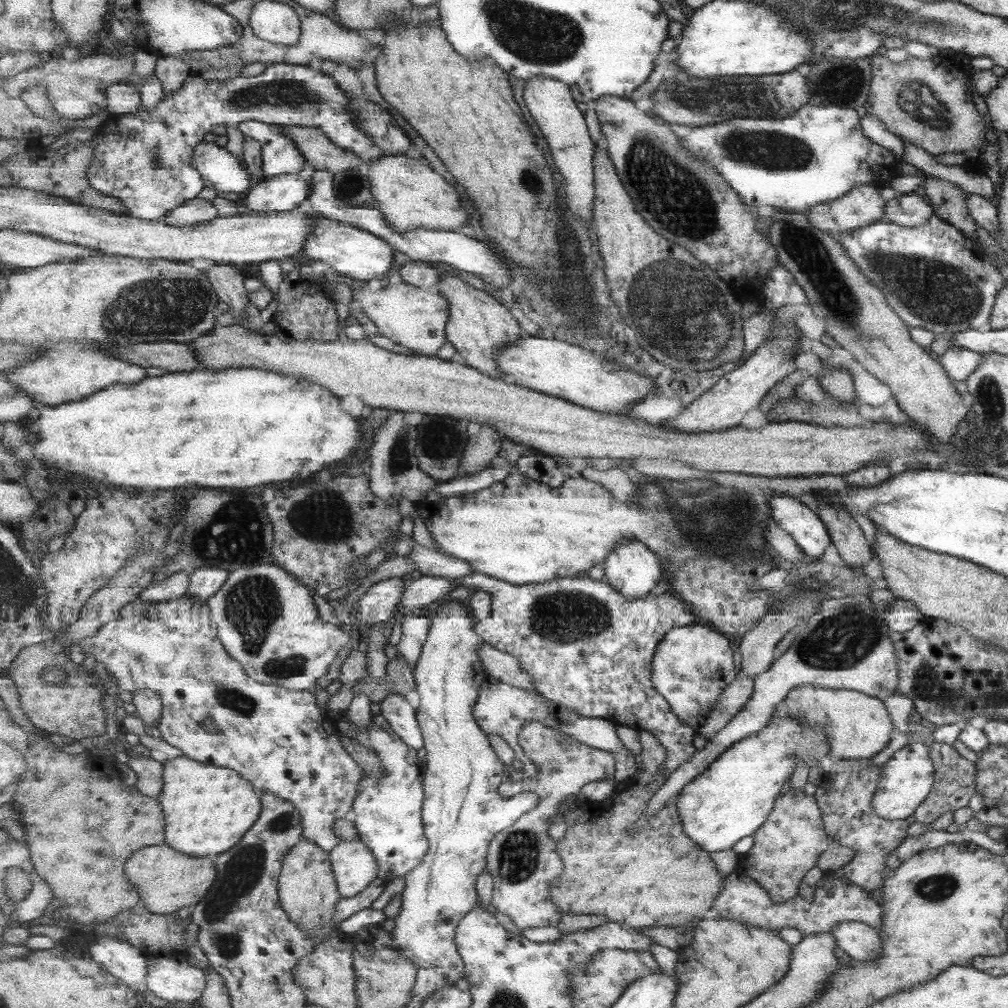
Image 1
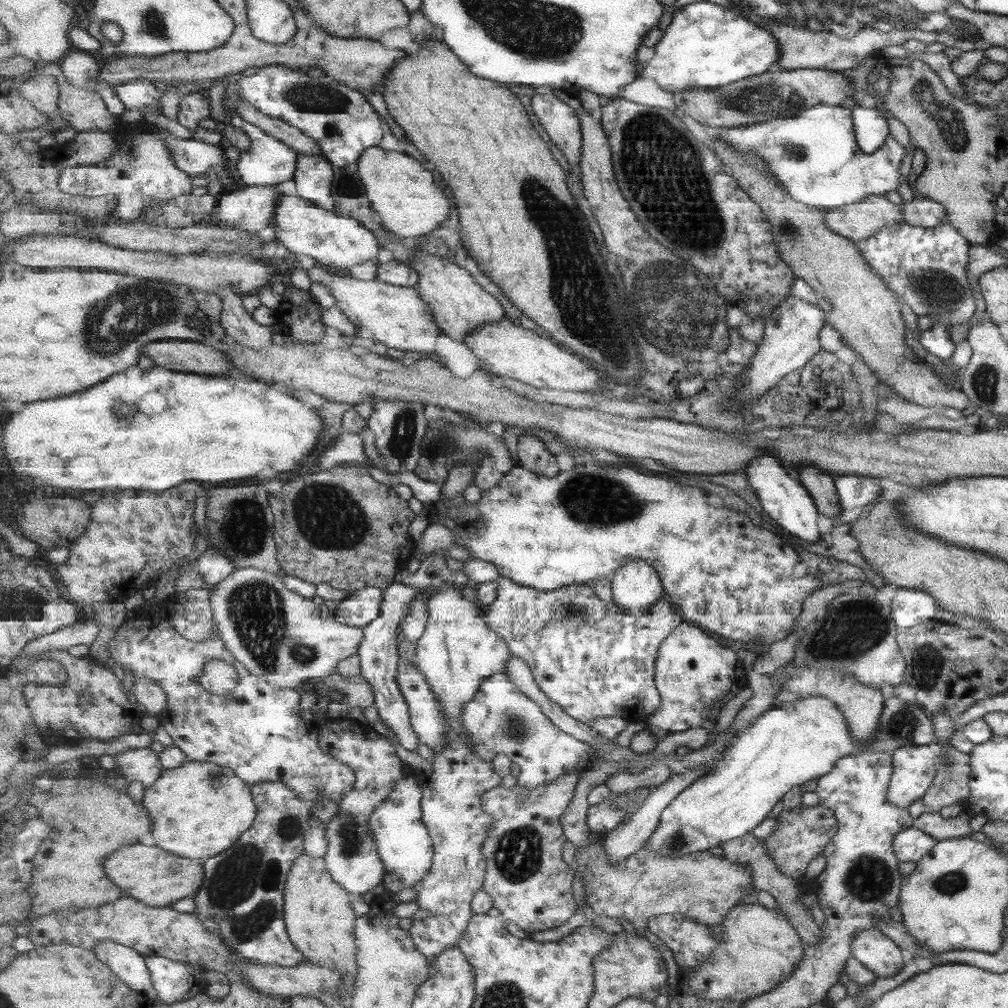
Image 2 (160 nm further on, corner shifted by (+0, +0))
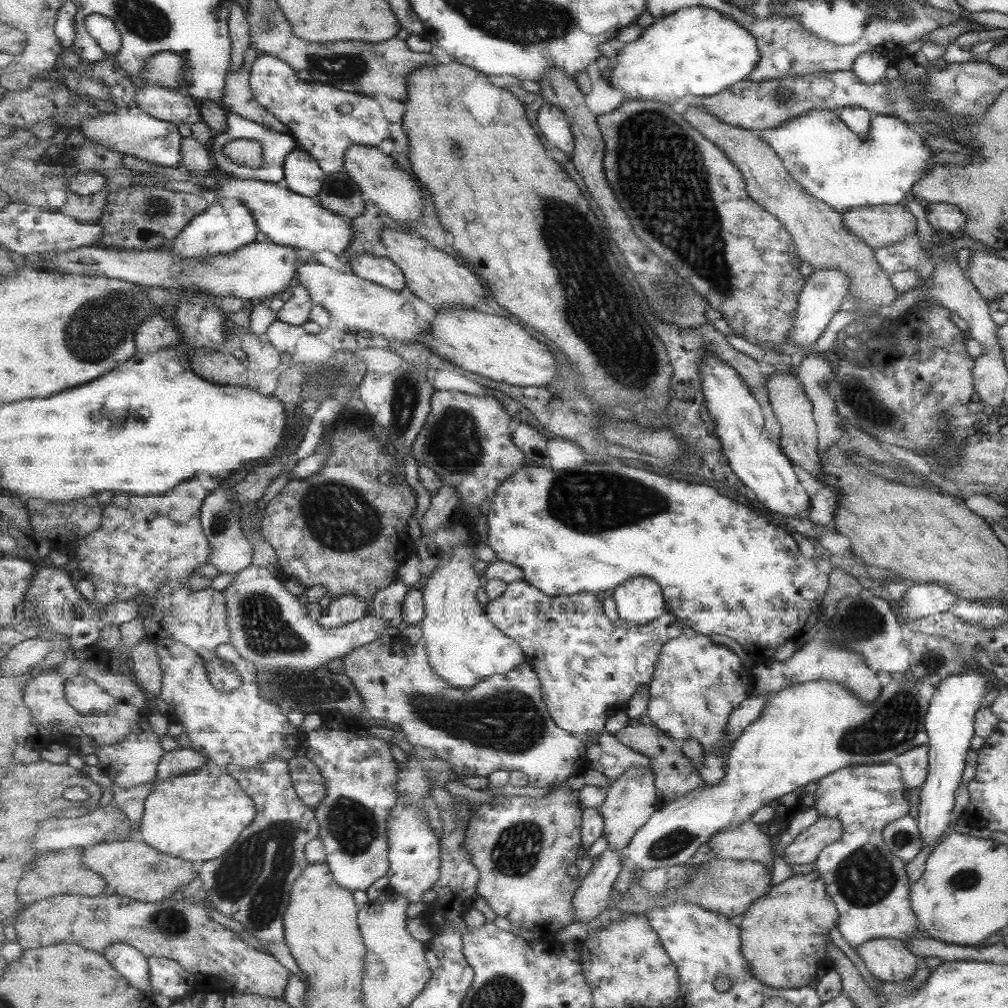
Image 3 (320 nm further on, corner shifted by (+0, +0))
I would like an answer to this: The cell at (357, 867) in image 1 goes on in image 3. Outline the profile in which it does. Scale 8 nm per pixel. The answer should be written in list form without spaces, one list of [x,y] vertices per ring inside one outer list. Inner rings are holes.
[[[321,728],[307,733],[305,736],[306,755],[319,767],[321,775],[325,777],[326,795],[316,806],[316,818],[320,822],[320,838],[327,848],[327,864],[334,874],[335,880],[347,890],[367,890],[379,878],[387,876],[389,872],[389,833],[392,810],[398,805],[399,797],[396,782],[399,781],[399,767],[395,758],[391,756],[389,738],[361,736],[351,734],[345,730],[322,730]]]

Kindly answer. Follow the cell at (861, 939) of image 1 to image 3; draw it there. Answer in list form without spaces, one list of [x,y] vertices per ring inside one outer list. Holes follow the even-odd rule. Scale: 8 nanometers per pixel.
[[[874,939],[864,942],[855,950],[877,981],[903,985],[918,968],[918,957],[899,940]]]

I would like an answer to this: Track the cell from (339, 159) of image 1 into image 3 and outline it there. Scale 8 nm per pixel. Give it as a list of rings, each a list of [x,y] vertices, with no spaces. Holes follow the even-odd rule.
[[[245,65],[238,71],[228,73],[226,78],[226,96],[224,104],[227,111],[243,115],[243,118],[263,123],[264,127],[272,131],[290,134],[290,130],[270,111],[256,99],[251,86],[252,69]]]

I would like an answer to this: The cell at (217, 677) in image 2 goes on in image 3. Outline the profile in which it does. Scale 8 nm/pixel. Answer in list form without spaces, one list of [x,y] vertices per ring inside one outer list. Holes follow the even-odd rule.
[[[197,478],[179,484],[165,496],[151,498],[131,493],[114,494],[103,512],[103,526],[79,541],[72,553],[79,568],[95,586],[95,601],[101,604],[129,602],[144,592],[140,618],[156,631],[186,644],[200,654],[207,664],[211,684],[219,692],[229,694],[242,685],[242,676],[234,668],[234,663],[222,660],[216,653],[219,645],[232,642],[226,594],[215,587],[195,591],[187,586],[193,573],[210,563],[212,546],[202,525],[202,504],[209,495],[210,491],[205,490]]]

